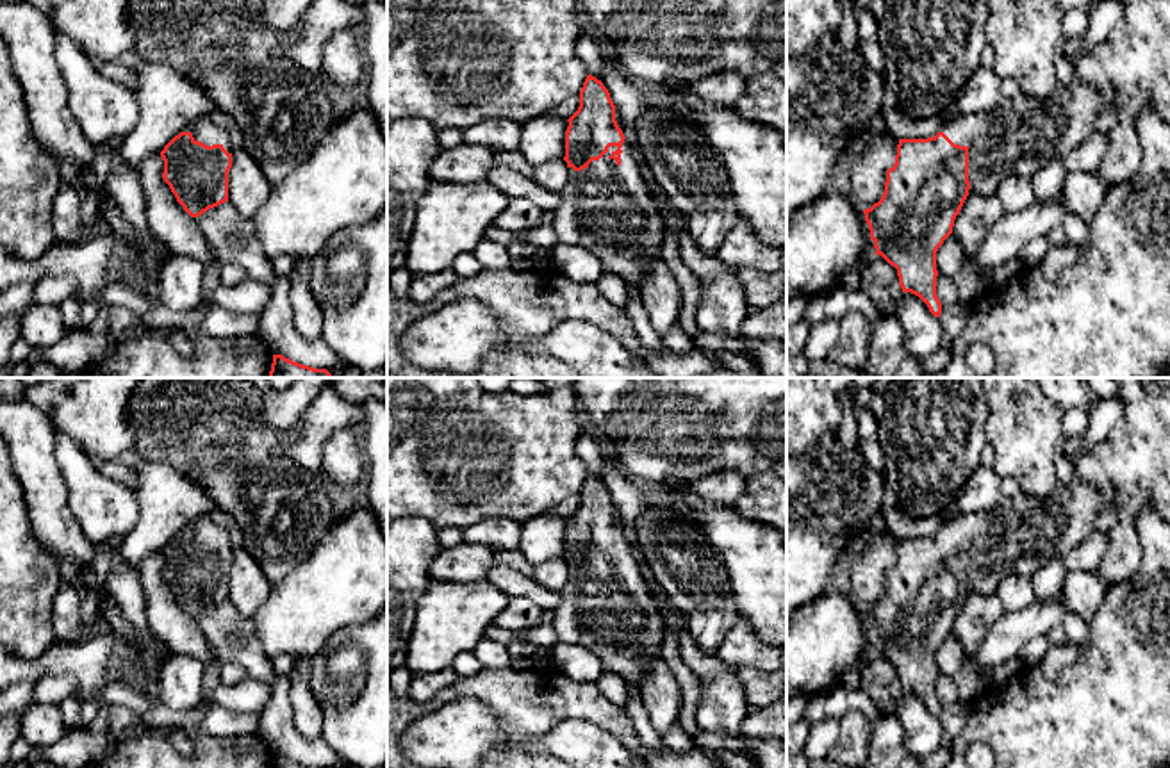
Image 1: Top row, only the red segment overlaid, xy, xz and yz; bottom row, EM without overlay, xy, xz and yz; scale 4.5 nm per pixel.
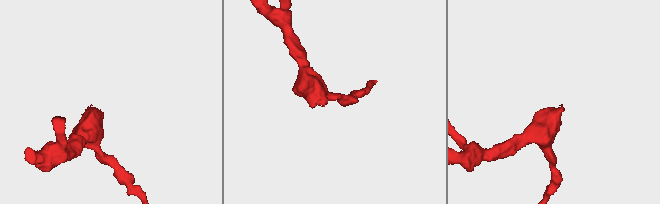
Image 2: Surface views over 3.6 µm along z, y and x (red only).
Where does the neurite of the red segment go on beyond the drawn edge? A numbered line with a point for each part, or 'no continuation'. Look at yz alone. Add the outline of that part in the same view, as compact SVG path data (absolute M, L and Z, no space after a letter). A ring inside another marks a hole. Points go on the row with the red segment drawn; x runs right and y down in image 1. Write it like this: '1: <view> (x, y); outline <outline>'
1: yz (1022, 134); outline M1074 77L1051 98L1020 93L990 112L958 116L942 132L968 148L968 194L995 196L1006 175L1031 178L1054 157L1075 150L1111 102L1113 89L1092 87Z

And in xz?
1: xz (607, 209); outline M624 139L619 164L610 157L615 150L617 146L610 146L599 160L592 160L581 171L567 167L567 184L560 192L560 207L553 212L553 228L558 242L587 249L599 258L603 271L639 289L644 273L660 253L663 217L633 159L631 143Z

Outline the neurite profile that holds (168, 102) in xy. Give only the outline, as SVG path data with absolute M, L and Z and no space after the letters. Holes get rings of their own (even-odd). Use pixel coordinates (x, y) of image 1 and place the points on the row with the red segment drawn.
M134 50L121 53L116 61L137 69L139 119L123 135L119 150L130 167L137 167L143 159L161 153L185 127L216 109L200 84L169 64L144 62Z

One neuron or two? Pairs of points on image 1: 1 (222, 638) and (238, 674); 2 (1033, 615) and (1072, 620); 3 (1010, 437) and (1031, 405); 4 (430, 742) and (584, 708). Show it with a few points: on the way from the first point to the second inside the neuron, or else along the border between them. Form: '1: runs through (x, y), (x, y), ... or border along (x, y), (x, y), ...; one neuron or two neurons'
1: border along (202, 633), (222, 658), (236, 661), (250, 676); two neurons
2: border along (1069, 613), (1060, 624); two neurons
3: runs through (1017, 430), (1024, 423), (1024, 412); one neuron
4: border along (471, 697), (494, 711), (507, 735), (507, 749); two neurons

